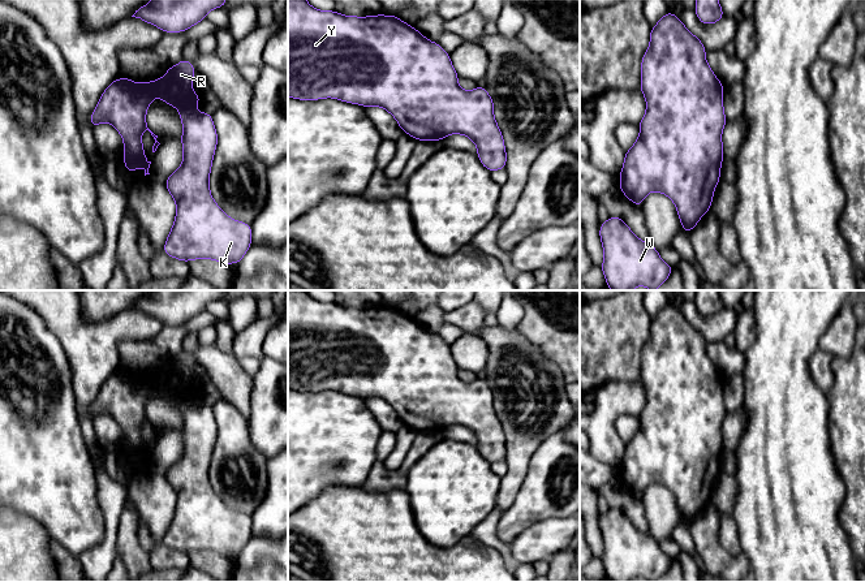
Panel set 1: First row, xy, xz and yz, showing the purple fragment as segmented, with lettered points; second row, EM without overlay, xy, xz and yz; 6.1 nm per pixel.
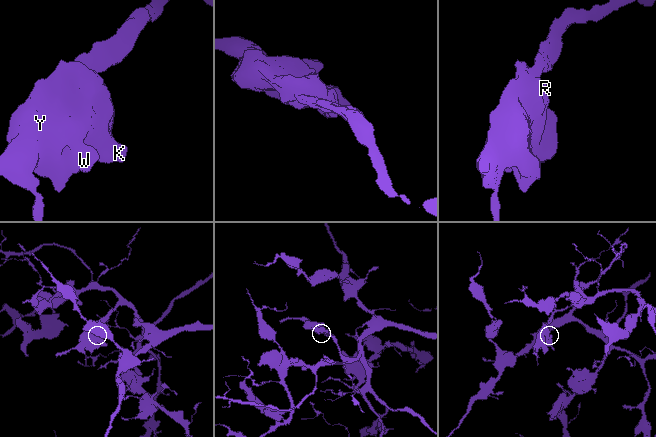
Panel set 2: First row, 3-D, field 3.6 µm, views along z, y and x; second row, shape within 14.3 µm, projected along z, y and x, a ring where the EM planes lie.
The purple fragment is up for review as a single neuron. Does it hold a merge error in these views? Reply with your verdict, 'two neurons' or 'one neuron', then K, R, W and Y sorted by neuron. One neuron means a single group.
one neuron | K R W Y

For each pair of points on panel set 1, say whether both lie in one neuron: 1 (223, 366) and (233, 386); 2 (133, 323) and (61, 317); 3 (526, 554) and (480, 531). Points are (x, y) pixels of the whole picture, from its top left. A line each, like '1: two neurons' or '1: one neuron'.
1: one neuron
2: one neuron
3: two neurons

